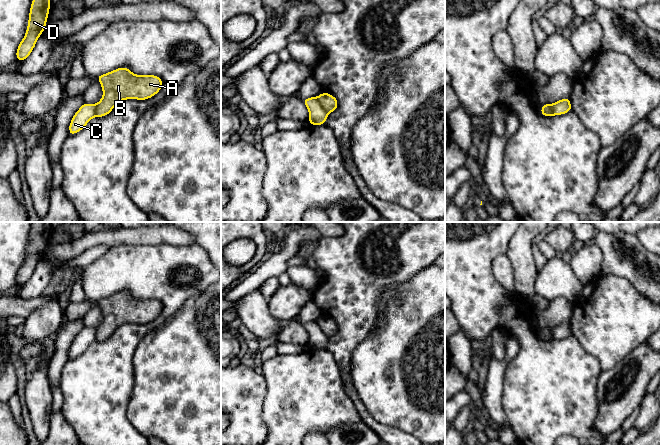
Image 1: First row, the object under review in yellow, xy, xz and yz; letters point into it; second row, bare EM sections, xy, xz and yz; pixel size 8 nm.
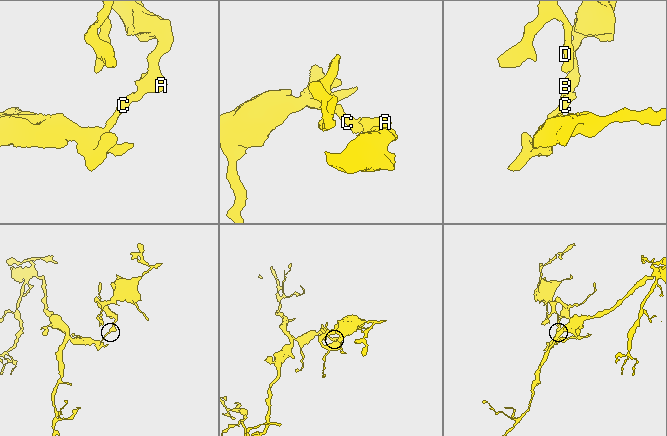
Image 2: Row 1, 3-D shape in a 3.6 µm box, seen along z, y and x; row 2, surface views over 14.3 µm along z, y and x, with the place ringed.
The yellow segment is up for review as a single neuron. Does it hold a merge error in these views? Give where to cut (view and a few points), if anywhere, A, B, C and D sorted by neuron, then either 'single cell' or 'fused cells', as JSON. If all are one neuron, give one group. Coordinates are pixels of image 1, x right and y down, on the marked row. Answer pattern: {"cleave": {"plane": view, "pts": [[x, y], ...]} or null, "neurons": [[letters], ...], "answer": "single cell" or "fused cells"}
{"cleave": {"plane": "xz", "pts": [[316, 97], [320, 105], [328, 113]]}, "neurons": [["A", "B", "D"], ["C"]], "answer": "fused cells"}

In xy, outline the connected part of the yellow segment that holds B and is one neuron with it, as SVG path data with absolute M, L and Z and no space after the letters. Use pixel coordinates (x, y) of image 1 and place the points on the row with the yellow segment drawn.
M121 67L98 75L103 97L96 104L96 116L104 117L126 99L147 100L162 88L163 81L156 75L136 75L127 67Z

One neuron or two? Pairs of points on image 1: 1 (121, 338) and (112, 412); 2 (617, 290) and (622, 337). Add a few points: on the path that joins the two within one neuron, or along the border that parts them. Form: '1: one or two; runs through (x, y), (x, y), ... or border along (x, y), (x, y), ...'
1: one; runs through (114, 356), (112, 359), (112, 394)
2: one; runs through (617, 302), (617, 325)

